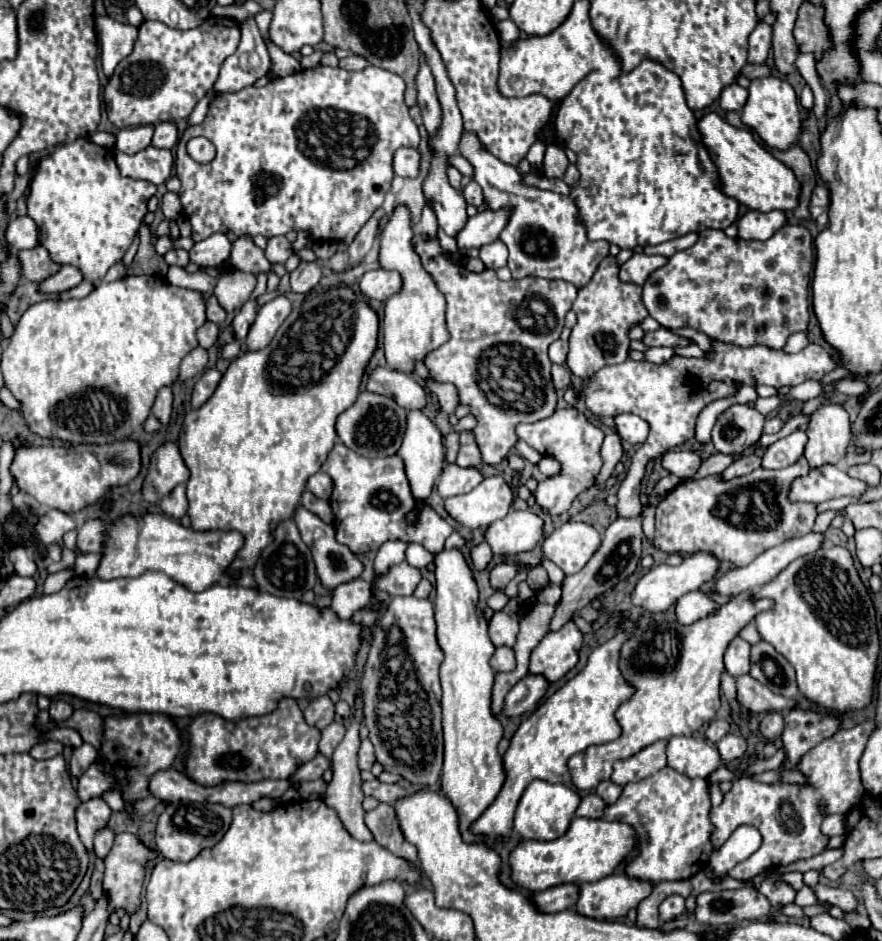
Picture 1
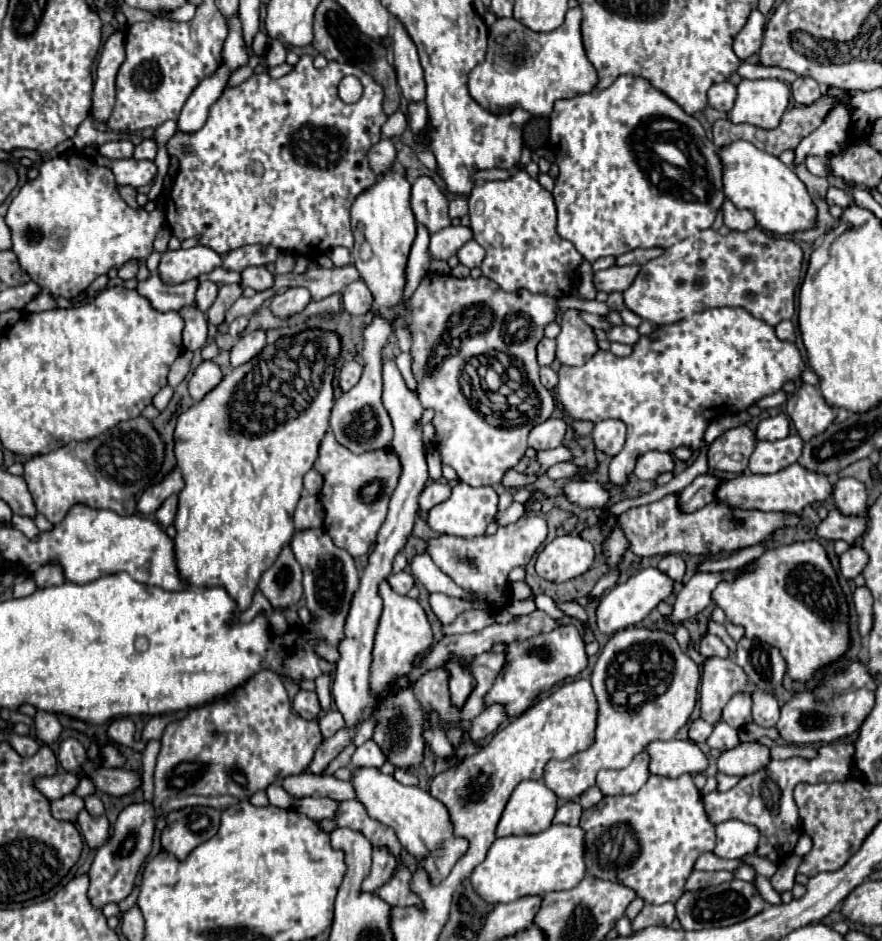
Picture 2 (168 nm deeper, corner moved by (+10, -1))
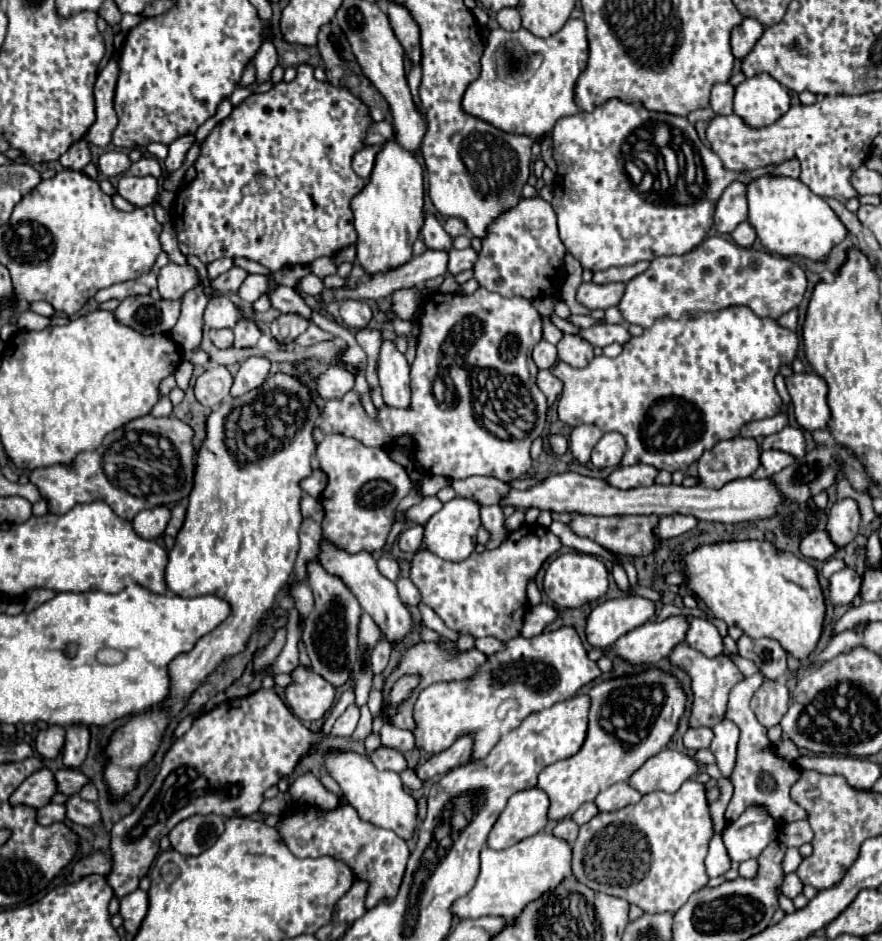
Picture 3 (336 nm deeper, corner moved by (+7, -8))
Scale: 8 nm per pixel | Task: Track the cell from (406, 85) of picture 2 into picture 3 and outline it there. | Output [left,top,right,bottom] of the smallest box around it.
[387,2,421,66]

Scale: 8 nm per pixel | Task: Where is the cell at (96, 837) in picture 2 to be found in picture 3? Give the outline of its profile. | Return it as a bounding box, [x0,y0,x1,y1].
[65,794,101,828]

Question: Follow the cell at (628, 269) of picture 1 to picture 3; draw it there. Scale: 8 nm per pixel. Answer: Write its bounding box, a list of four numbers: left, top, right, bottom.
[577,282,625,310]

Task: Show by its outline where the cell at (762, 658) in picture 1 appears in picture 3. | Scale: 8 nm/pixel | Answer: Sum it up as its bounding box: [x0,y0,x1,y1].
[737,636,787,680]

